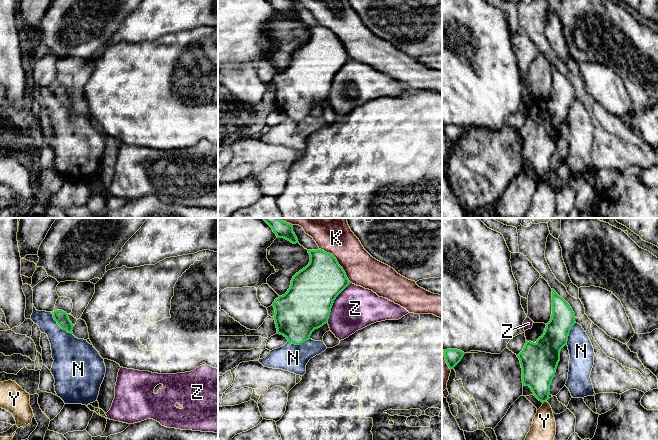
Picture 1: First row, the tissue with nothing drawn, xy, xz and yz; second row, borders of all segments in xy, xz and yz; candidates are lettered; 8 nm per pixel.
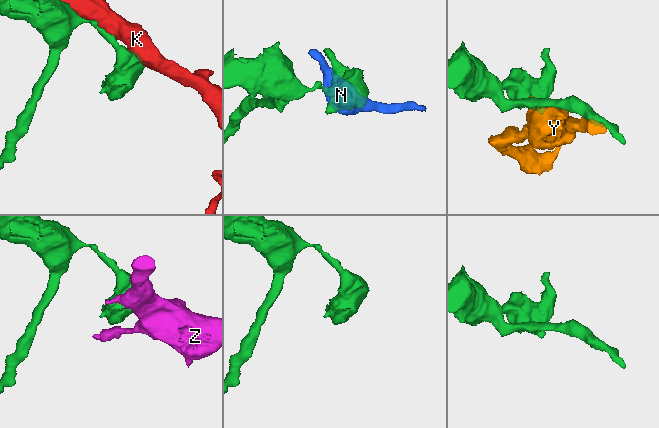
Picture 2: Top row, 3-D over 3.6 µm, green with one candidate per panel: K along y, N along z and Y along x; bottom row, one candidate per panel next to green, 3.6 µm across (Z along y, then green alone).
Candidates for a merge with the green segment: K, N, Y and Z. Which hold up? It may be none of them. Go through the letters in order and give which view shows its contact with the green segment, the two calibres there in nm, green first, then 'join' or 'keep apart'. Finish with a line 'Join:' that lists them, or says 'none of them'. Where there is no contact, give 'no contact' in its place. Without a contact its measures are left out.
K: contact in xz; calibres 360 and 300 nm; keep apart
N: contact in xy; calibres 110 and 280 nm; keep apart
Y: contact in yz; calibres 260 and 190 nm; keep apart
Z: contact in xz; calibres 400 and 340 nm; keep apart
Join: none of them

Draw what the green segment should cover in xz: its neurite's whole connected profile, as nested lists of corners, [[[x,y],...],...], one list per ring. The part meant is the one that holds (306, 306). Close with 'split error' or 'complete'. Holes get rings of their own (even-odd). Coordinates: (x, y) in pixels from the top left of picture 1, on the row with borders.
[[[308,250],[309,264],[296,273],[288,291],[275,299],[274,320],[277,333],[283,335],[288,342],[301,345],[310,339],[315,329],[328,322],[332,305],[336,297],[349,285],[350,281],[337,259],[324,250]]]; complete

